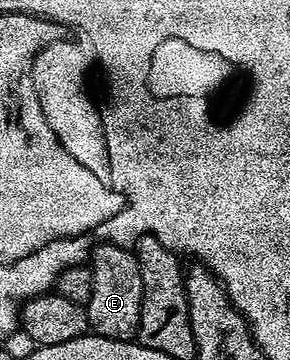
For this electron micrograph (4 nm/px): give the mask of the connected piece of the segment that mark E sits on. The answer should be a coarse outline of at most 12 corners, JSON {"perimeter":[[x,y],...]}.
{"perimeter":[[120,242],[93,248],[89,331],[132,340],[143,277]]}

